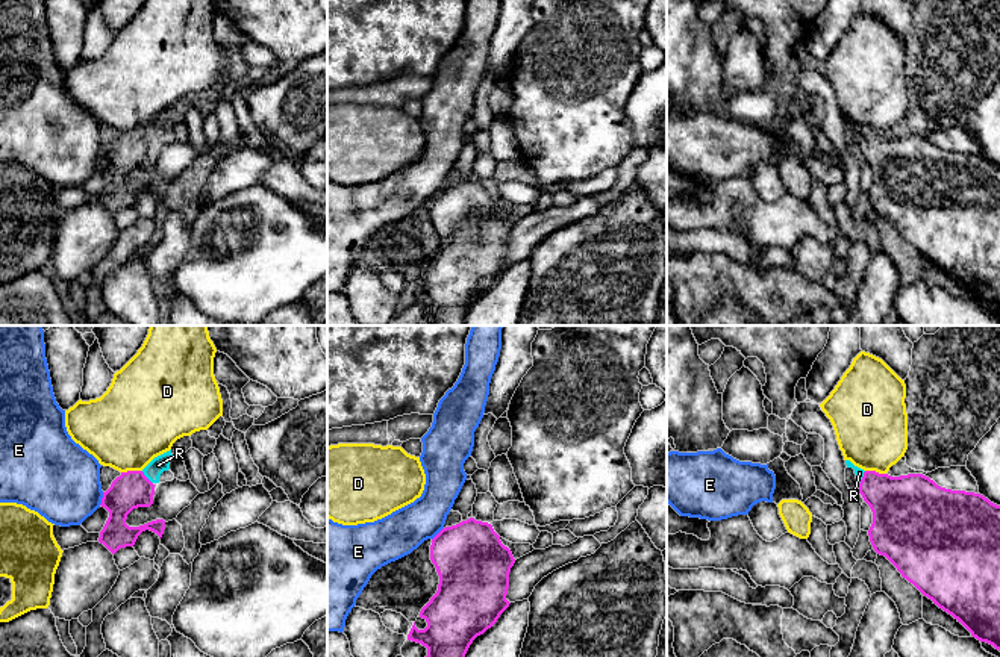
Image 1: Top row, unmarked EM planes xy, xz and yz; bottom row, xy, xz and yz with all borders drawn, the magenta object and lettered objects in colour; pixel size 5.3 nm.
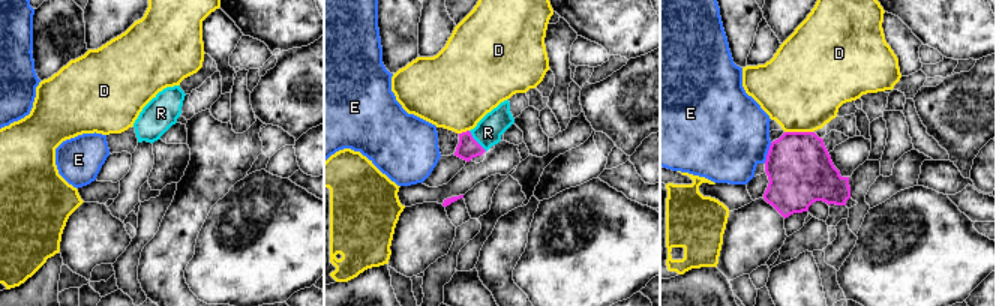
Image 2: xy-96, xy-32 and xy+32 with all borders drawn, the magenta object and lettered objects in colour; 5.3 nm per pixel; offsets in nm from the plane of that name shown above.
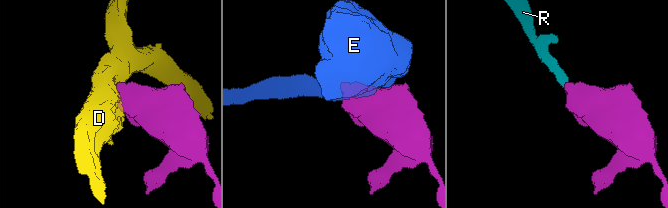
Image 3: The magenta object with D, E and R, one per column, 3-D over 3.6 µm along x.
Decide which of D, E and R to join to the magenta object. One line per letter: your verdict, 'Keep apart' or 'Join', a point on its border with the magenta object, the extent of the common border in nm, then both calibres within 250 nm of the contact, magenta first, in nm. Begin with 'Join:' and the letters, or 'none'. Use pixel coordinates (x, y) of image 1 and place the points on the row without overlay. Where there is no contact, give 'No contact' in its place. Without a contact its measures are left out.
Join: R
D: Keep apart. Touches magenta at xy (131, 132). Shared border 110 nm. Thickness 200 nm (magenta) against 440 nm
E: Keep apart. Touches magenta at xy (102, 159). Shared border 80 nm. Thickness 200 nm (magenta) against 420 nm
R: Join. Touches magenta at xy (146, 138). Shared border 90 nm. Thickness 200 nm (magenta) against 90 nm

